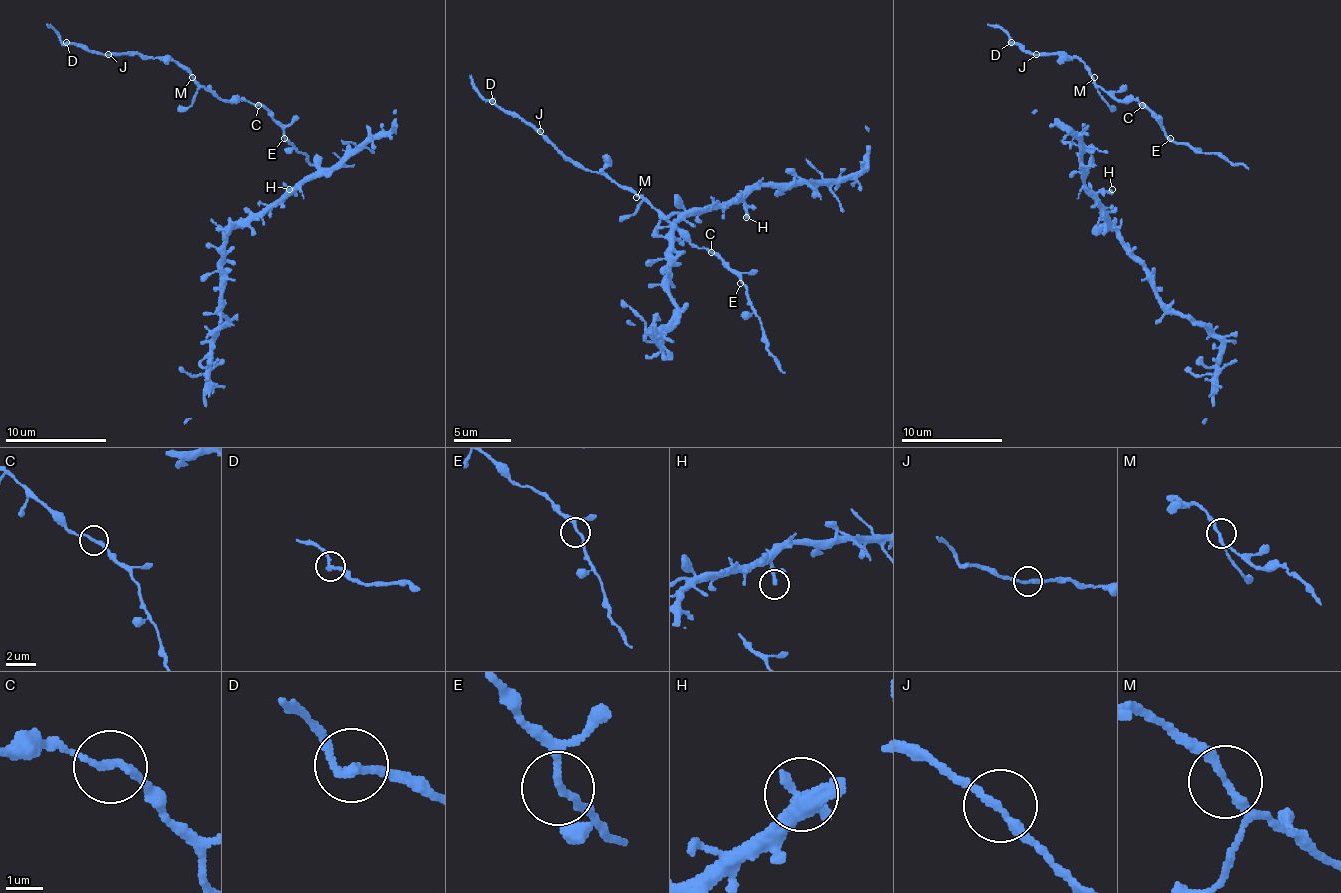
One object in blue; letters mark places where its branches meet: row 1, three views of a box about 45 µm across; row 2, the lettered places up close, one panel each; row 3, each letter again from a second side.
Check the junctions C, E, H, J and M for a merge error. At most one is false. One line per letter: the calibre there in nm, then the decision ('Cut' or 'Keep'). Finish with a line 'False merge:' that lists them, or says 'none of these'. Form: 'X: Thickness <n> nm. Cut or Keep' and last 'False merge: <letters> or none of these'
C: Thickness 200 nm. Keep
E: Thickness 170 nm. Keep
H: Thickness 190 nm. Keep
J: Thickness 200 nm. Keep
M: Thickness 200 nm. Keep
False merge: none of these

